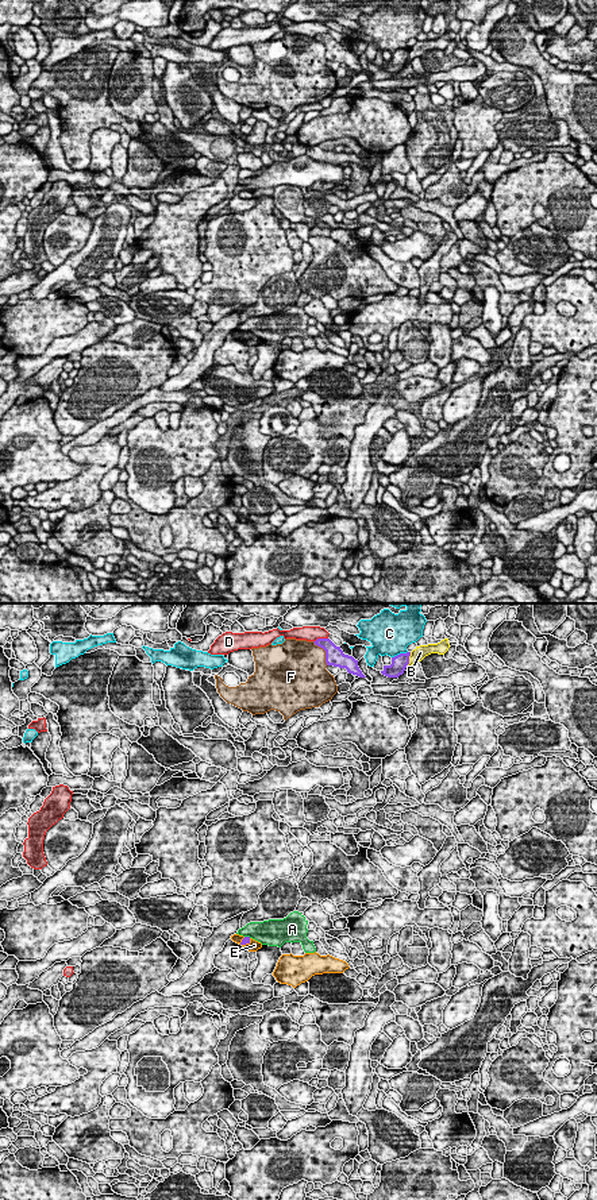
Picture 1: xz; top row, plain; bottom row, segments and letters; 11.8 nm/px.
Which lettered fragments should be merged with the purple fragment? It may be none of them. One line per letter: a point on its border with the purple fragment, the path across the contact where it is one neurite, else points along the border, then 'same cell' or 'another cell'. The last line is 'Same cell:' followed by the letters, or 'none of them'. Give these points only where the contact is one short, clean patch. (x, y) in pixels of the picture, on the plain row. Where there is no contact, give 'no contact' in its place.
A: meets purple in xz at (247, 332); border along xz (245, 331), (250, 332); another cell
B: meets purple in xz at (408, 54); another cell
C: meets purple in xz at (399, 50); another cell
D: meets purple in xz at (320, 34); another cell
E: meets purple in xz at (245, 339); border along xz (250, 334), (247, 338), (239, 339); another cell
F: meets purple in xz at (326, 47); another cell
Same cell: none of them

